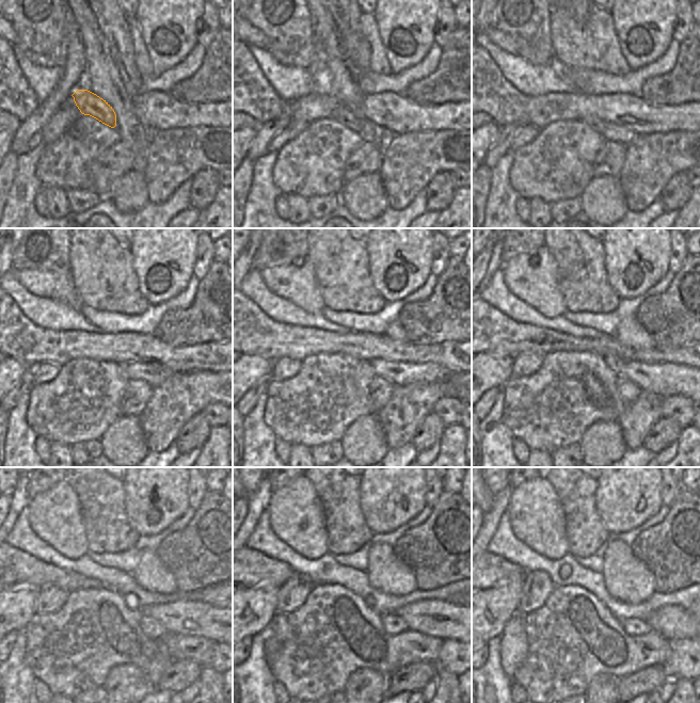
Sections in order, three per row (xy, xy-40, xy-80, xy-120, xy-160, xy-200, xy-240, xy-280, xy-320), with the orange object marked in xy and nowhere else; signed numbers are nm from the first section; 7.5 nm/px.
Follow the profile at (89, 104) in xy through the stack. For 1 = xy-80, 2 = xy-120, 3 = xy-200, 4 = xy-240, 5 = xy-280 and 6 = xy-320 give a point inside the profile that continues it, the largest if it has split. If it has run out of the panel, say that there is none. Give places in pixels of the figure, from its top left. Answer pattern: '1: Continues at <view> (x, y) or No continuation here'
1: Continues at xy-80 (615, 132)
2: Continues at xy-120 (154, 373)
3: Continues at xy-200 (665, 379)
4: Continues at xy-240 (187, 618)
5: Continues at xy-280 (433, 618)
6: Continues at xy-320 (672, 622).

